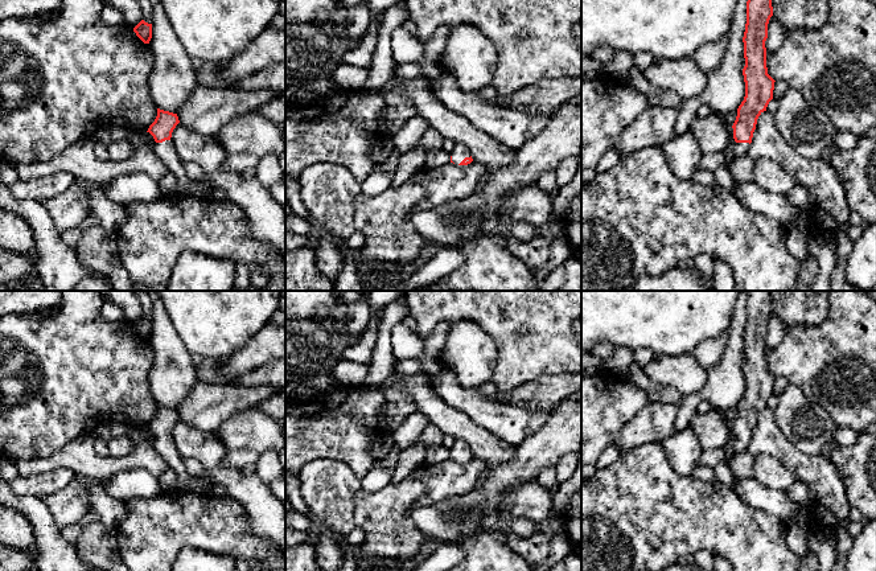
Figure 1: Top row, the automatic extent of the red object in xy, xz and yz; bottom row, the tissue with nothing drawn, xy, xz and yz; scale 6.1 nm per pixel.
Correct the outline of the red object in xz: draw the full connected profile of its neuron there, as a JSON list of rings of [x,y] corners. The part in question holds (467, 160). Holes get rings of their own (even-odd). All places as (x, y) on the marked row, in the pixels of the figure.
[[[456,144],[451,152],[451,163],[456,165],[468,165],[473,161],[468,148],[464,144]]]

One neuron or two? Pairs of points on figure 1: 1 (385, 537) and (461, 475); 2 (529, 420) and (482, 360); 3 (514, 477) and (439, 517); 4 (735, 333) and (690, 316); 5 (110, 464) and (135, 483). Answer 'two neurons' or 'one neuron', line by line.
1: one neuron
2: two neurons
3: one neuron
4: two neurons
5: two neurons

